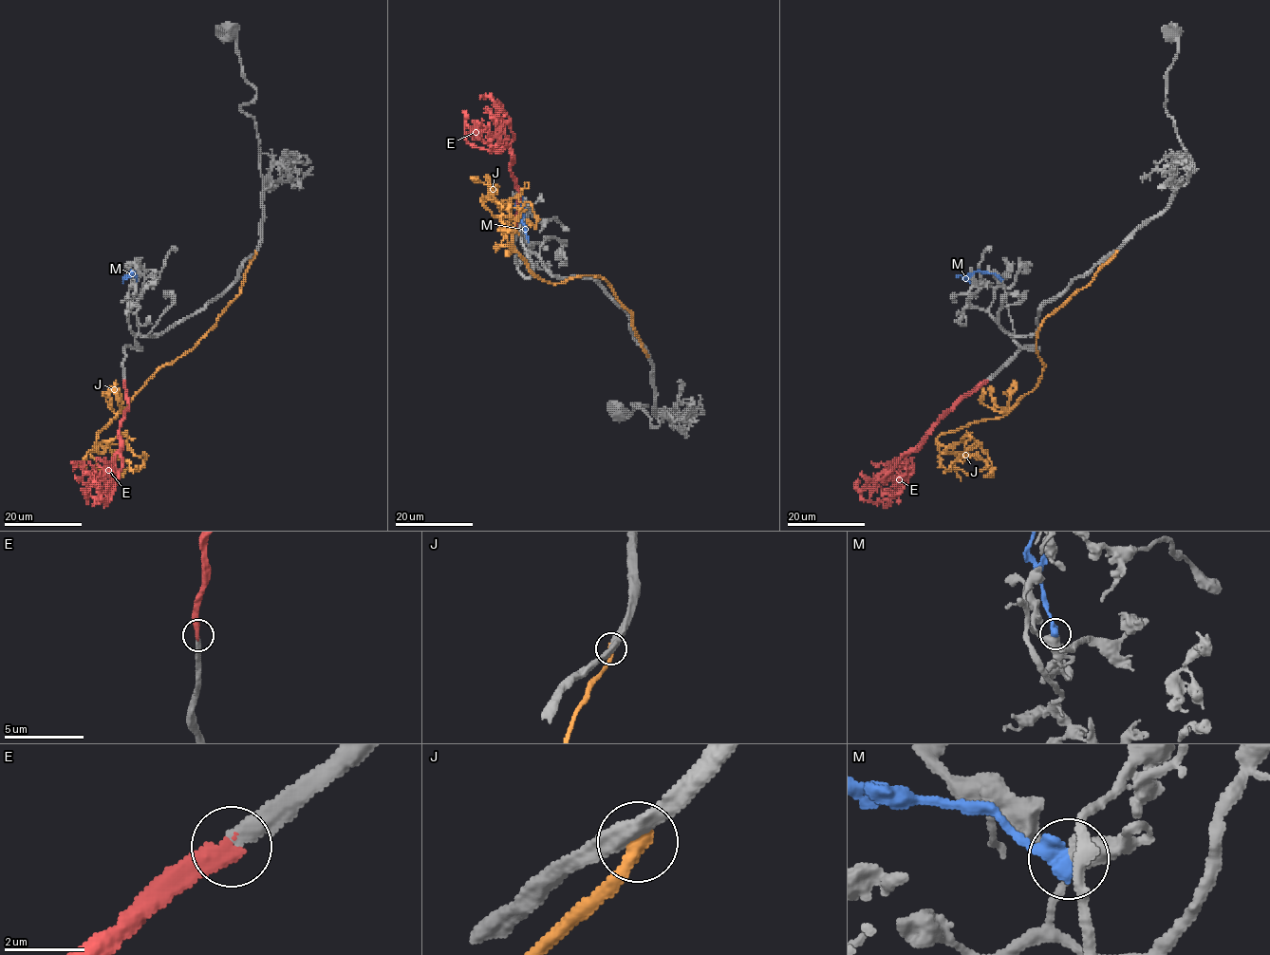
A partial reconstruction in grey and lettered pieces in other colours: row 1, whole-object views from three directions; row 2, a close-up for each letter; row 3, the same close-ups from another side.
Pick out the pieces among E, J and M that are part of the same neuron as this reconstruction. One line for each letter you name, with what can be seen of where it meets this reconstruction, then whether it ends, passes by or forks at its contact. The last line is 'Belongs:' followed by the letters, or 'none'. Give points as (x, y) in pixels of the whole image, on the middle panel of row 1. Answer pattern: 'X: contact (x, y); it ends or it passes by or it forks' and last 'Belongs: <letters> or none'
E: contact (515, 225); it ends
Belongs: E

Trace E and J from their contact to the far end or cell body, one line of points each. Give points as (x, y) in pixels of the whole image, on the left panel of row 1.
E: (124, 381), (128, 408), (120, 427), (119, 479), (109, 500), (102, 498), (99, 485), (93, 484), (87, 492)
J: (255, 252), (214, 325), (97, 434), (96, 445), (124, 434), (127, 448), (145, 456), (135, 470)

